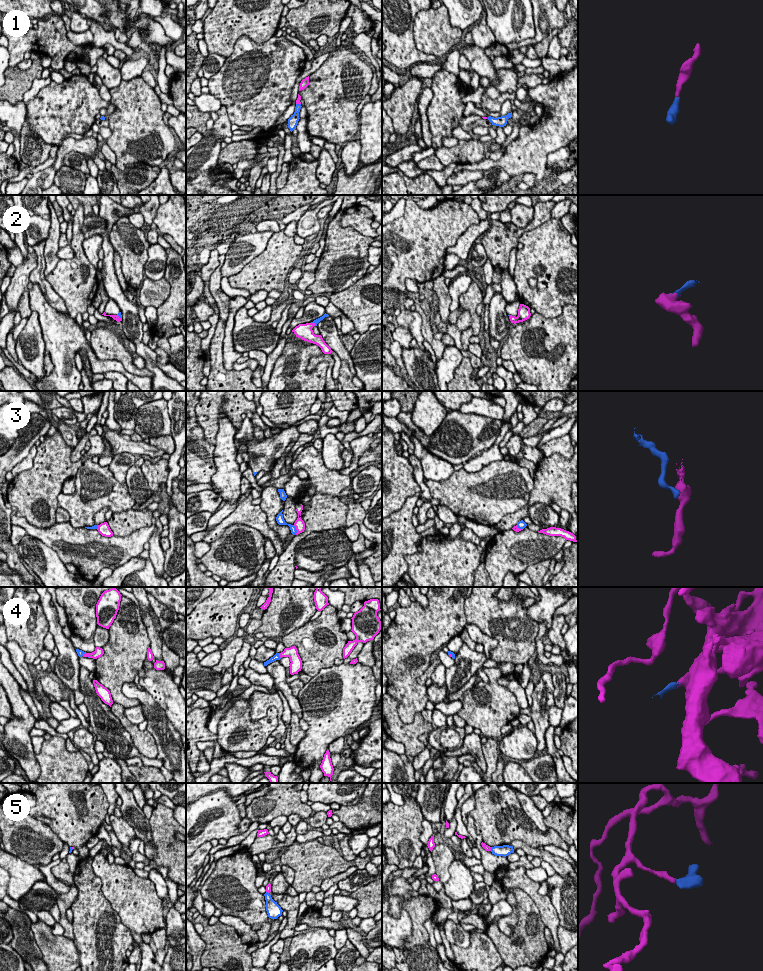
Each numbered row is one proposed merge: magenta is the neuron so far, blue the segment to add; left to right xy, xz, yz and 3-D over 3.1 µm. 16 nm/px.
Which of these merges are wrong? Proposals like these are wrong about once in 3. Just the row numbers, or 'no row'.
3, 5

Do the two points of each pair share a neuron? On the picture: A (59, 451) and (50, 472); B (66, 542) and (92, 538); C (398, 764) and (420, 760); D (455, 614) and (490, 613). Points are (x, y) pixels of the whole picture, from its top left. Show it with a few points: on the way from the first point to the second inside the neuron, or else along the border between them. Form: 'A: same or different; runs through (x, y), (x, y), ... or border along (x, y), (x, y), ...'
A: same; runs through (54, 456), (51, 467)
B: same; runs through (72, 542), (86, 542)
C: same; runs through (403, 765), (415, 765)
D: different; border along (467, 597), (464, 603), (466, 623)

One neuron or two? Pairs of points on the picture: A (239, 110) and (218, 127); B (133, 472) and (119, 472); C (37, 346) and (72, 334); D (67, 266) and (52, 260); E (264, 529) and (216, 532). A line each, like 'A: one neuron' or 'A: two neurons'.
A: two neurons
B: two neurons
C: two neurons
D: two neurons
E: one neuron

